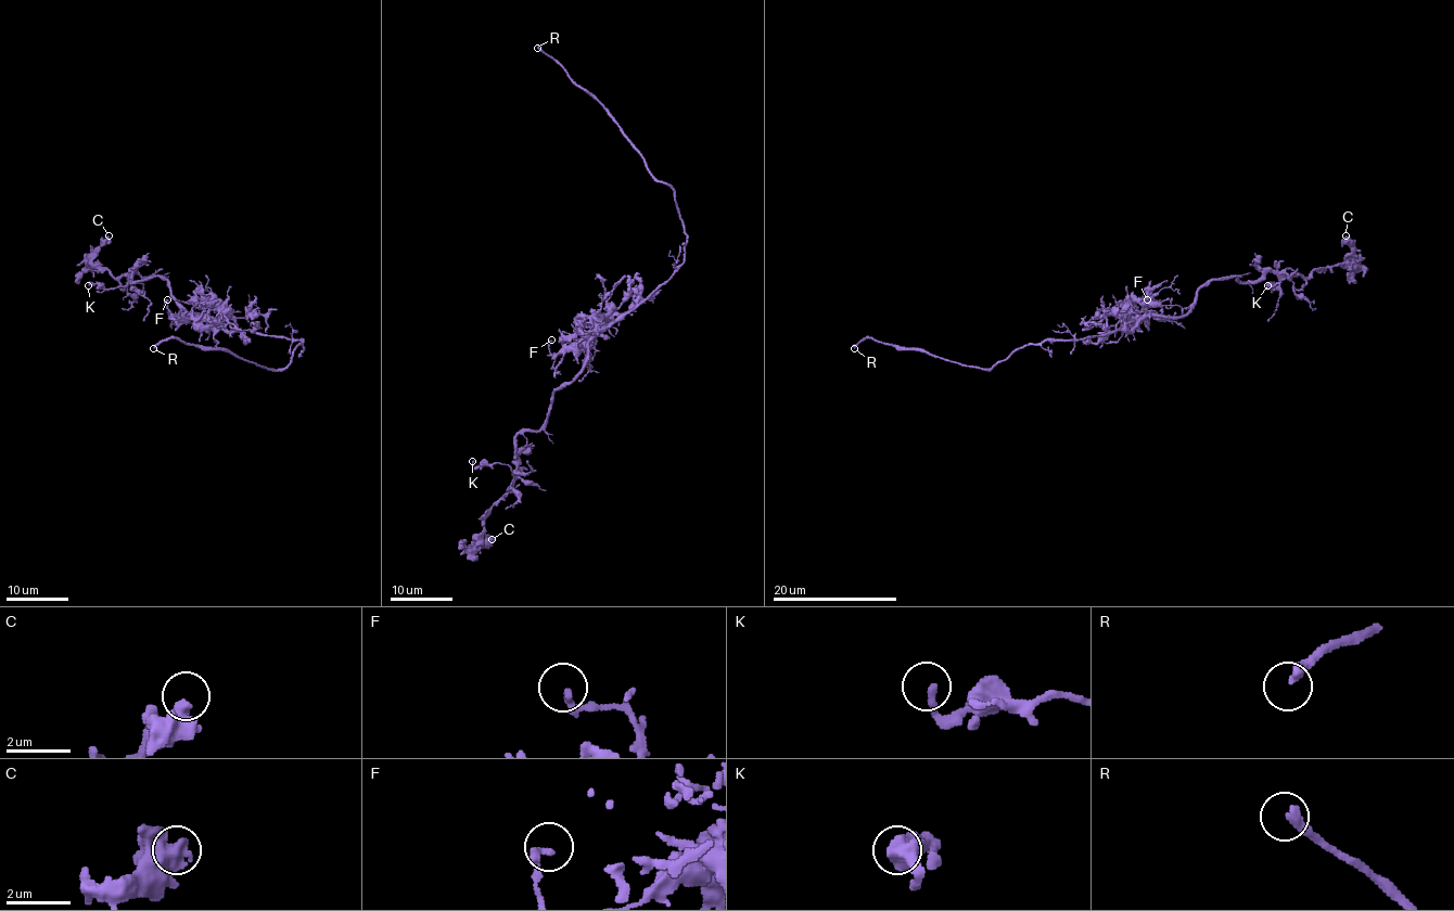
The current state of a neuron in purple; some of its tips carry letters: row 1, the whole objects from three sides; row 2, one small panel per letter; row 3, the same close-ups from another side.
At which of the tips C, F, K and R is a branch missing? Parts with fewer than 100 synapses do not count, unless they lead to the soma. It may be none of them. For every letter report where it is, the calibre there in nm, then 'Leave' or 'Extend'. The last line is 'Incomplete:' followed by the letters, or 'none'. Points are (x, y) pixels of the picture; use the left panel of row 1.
C: Place: (109, 235). Thickness 400 nm. Leave
F: Place: (167, 299). Thickness 200 nm. Leave
K: Place: (88, 285). Thickness 240 nm. Leave
R: Place: (153, 348). Thickness 280 nm. Extend
Incomplete: R

